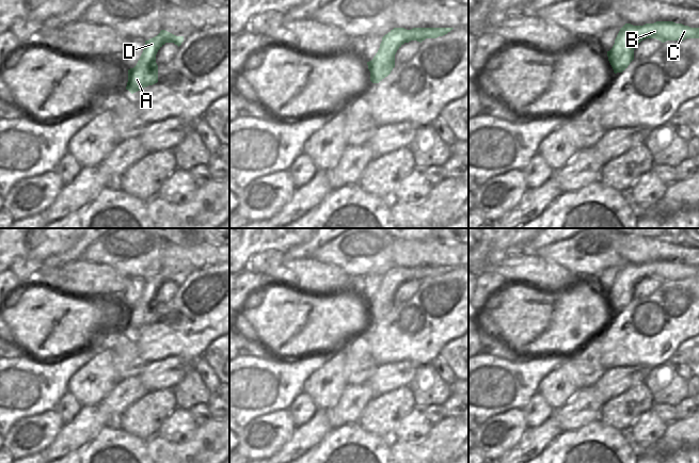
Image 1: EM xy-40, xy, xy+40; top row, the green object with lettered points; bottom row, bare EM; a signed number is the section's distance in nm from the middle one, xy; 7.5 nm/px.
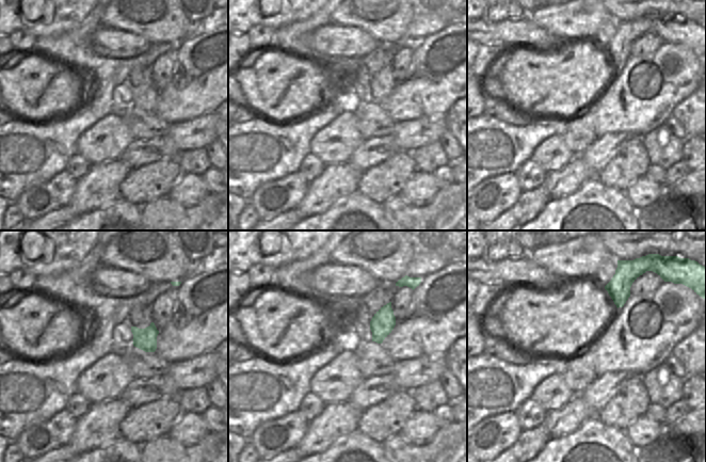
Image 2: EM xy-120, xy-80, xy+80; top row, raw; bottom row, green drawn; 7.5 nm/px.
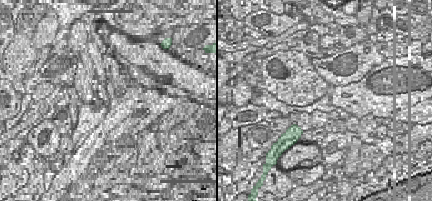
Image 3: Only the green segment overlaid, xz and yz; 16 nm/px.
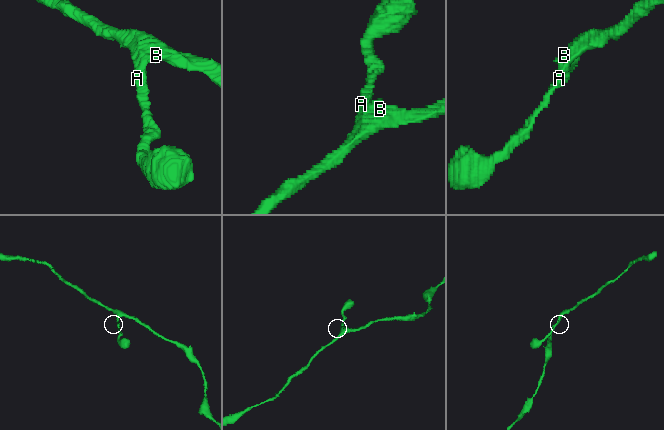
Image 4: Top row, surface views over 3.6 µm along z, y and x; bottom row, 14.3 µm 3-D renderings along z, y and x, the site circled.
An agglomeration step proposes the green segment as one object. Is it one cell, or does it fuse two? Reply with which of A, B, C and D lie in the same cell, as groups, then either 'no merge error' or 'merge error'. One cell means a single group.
A B C D; no merge error

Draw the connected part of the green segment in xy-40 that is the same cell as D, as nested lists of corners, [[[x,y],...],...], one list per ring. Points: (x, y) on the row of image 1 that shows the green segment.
[[[165,30],[145,41],[143,52],[133,68],[128,69],[126,90],[131,94],[158,82],[158,65],[156,54],[165,43],[174,43],[178,47],[184,42],[184,36],[176,36]]]

